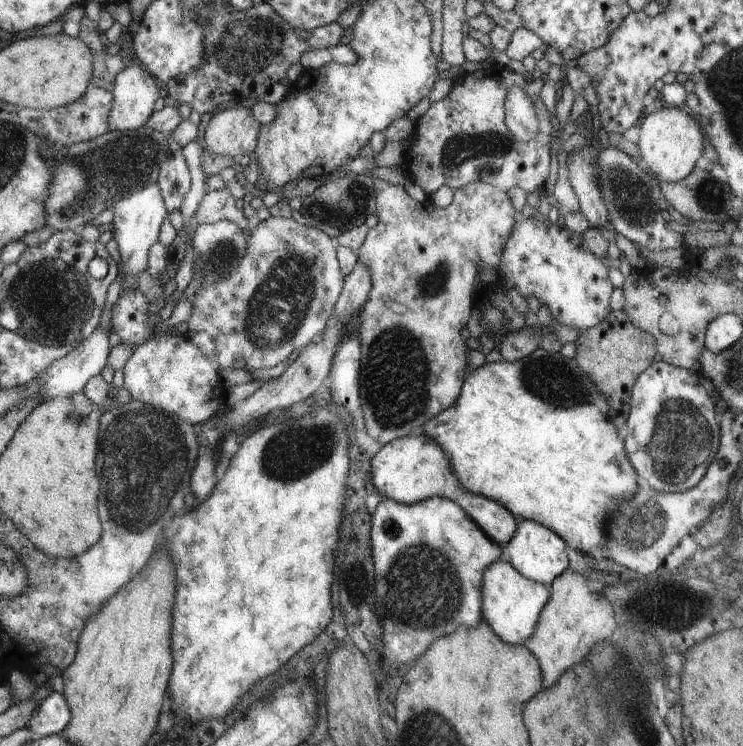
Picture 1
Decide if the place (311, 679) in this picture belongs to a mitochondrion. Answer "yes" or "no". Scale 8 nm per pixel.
no

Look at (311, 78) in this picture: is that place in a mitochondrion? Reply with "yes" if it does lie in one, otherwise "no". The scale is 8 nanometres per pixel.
no

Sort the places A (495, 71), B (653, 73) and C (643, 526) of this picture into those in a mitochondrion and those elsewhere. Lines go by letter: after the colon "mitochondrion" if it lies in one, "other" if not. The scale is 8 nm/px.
A: other
B: other
C: mitochondrion

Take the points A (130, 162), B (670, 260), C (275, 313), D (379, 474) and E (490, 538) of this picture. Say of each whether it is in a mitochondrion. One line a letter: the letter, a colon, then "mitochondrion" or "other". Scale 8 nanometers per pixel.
A: mitochondrion
B: other
C: mitochondrion
D: other
E: other

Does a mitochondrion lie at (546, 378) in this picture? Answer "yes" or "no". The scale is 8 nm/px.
yes

